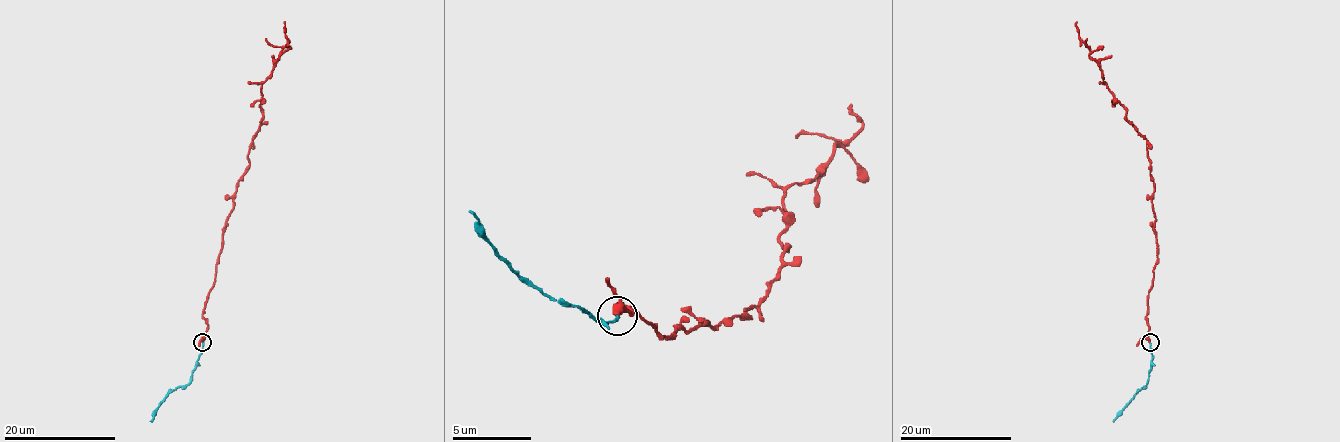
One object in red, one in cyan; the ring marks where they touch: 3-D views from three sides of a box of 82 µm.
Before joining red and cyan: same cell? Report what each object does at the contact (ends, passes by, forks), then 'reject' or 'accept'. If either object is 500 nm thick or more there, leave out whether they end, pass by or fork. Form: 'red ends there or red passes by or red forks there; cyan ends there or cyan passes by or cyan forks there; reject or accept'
red passes by; cyan ends there; accept

